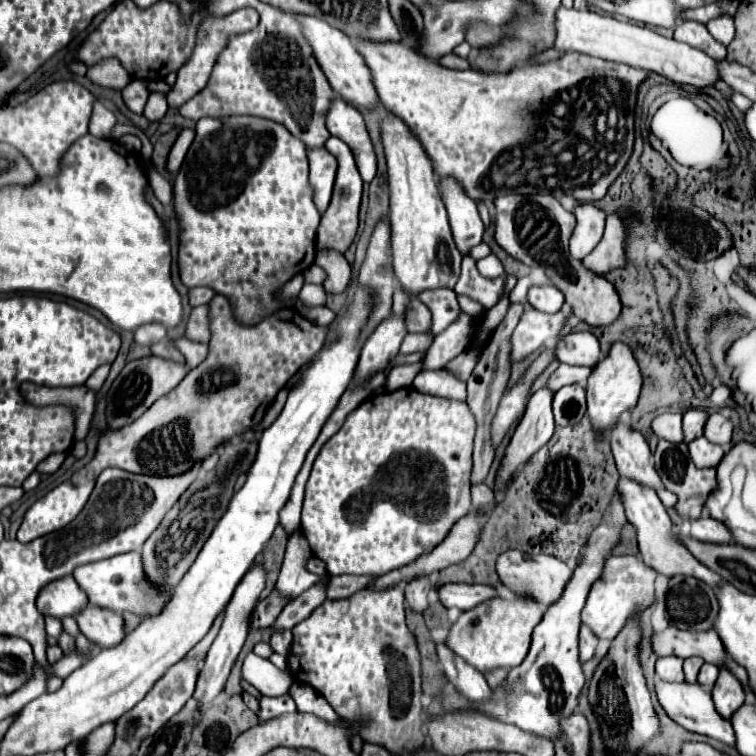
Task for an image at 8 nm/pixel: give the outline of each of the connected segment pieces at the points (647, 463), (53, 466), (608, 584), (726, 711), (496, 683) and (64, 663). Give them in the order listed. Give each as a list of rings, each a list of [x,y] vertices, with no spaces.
[[[617,423],[609,433],[609,441],[621,477],[643,483],[651,489],[663,487],[651,461],[651,449],[639,431]]]
[[[53,453],[53,455],[49,455],[45,461],[41,461],[37,465],[37,471],[39,473],[55,473],[61,467],[63,459],[65,459],[65,453]]]
[[[609,555],[609,561],[605,563],[601,577],[593,583],[593,587],[589,591],[587,603],[581,611],[581,623],[591,627],[591,631],[599,639],[613,639],[621,631],[627,617],[635,609],[647,609],[653,603],[653,599],[655,599],[655,577],[657,577],[657,571],[647,567],[637,557]]]
[[[727,669],[719,671],[719,679],[713,687],[711,697],[713,697],[717,713],[725,719],[731,719],[733,713],[745,703],[745,693],[743,693],[741,683]]]
[[[495,669],[495,671],[487,673],[485,679],[487,679],[487,683],[489,683],[491,689],[497,689],[497,687],[503,687],[505,685],[507,675],[505,675],[505,669]]]
[[[75,649],[71,655],[63,655],[57,663],[53,663],[51,665],[51,671],[57,675],[57,677],[61,677],[61,679],[65,679],[67,675],[71,675],[77,667],[81,667],[83,665],[83,655]]]

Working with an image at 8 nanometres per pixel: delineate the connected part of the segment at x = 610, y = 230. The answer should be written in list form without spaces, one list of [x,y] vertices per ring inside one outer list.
[[[609,215],[603,239],[583,259],[583,265],[589,267],[589,271],[597,271],[597,273],[623,267],[625,265],[623,247],[625,247],[625,227],[621,221],[621,215]]]

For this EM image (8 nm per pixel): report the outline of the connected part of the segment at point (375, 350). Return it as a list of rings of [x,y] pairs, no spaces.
[[[391,313],[387,319],[383,319],[361,347],[355,379],[363,381],[367,375],[385,369],[389,365],[389,359],[393,359],[393,355],[399,353],[405,335],[405,315]]]

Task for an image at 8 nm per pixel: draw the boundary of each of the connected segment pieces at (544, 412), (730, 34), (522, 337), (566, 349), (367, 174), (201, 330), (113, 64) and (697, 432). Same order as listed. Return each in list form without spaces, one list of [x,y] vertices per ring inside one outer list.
[[[549,387],[537,389],[527,403],[525,415],[519,421],[511,443],[507,447],[501,471],[497,475],[497,489],[503,489],[505,483],[511,479],[511,475],[529,461],[529,457],[547,443],[547,439],[553,435],[555,423],[553,423],[553,413],[551,413],[551,399],[553,391]]]
[[[722,15],[712,19],[706,24],[707,29],[719,43],[729,45],[735,36],[735,25],[733,17]]]
[[[533,308],[525,310],[511,333],[511,365],[523,361],[527,355],[543,347],[545,341],[553,339],[553,335],[557,335],[557,331],[563,327],[563,321],[563,311],[547,315]]]
[[[571,333],[559,341],[555,355],[561,363],[595,367],[601,361],[601,347],[593,333]]]
[[[335,97],[327,113],[327,129],[333,137],[339,137],[349,145],[363,181],[371,183],[377,171],[377,161],[359,109],[349,105],[345,99]]]
[[[201,305],[195,307],[191,313],[191,319],[187,323],[187,339],[191,341],[201,341],[207,343],[211,339],[211,331],[209,331],[209,305]]]
[[[117,57],[101,59],[97,65],[89,67],[87,77],[93,83],[99,83],[103,87],[113,87],[113,89],[123,89],[131,81],[131,75],[125,71],[125,67]]]
[[[689,409],[683,413],[683,433],[685,433],[685,443],[697,439],[703,435],[703,427],[707,423],[709,413],[703,409]]]

